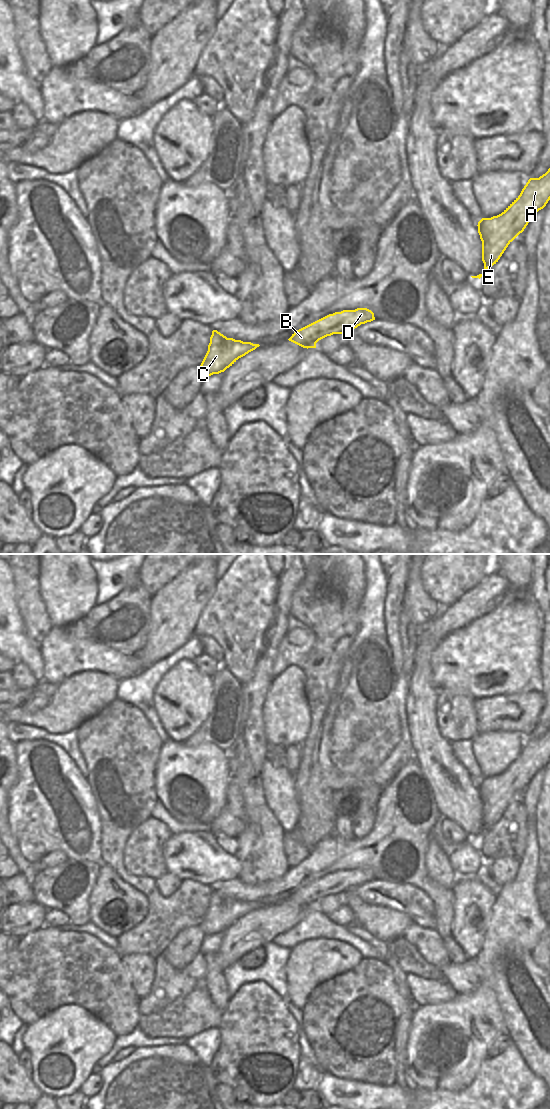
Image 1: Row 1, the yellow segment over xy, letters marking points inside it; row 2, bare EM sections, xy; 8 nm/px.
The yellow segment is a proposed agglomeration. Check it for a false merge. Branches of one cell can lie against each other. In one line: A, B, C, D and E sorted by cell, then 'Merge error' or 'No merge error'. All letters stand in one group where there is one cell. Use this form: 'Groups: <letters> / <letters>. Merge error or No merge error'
Groups: A B C D E. No merge error

